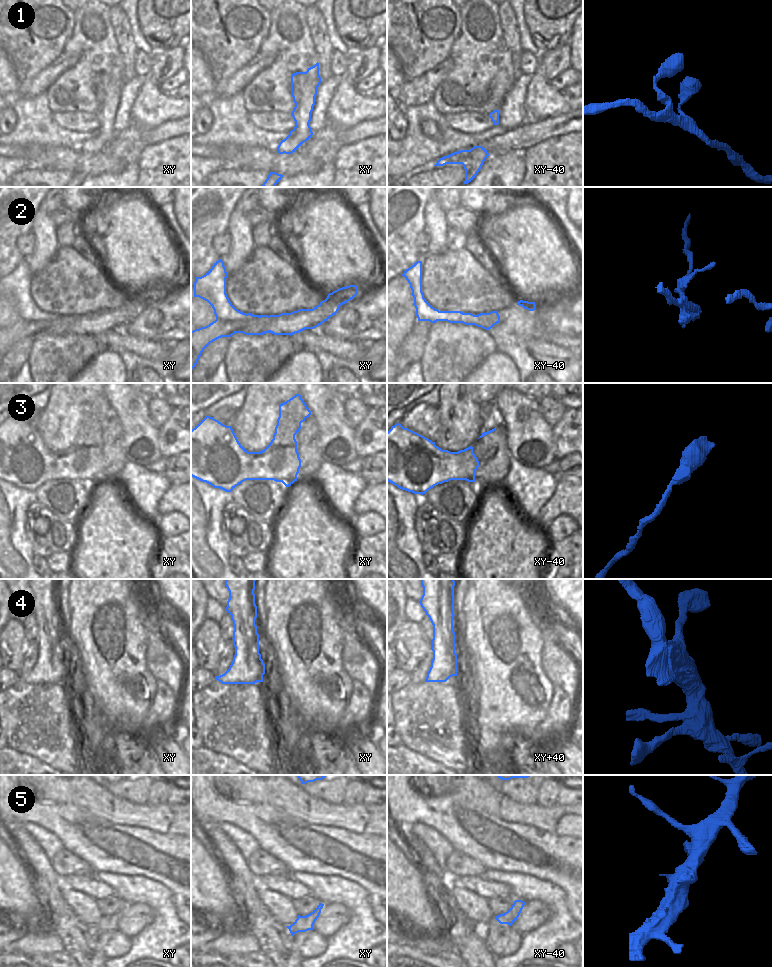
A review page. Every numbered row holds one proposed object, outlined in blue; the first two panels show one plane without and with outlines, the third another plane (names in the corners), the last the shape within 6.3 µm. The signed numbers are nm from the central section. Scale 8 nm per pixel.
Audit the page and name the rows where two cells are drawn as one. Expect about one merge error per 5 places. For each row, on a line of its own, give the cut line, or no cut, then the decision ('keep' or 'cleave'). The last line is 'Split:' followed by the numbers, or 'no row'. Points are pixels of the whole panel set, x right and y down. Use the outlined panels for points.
1: no cut | keep
2: xy-40 (440, 311), (447, 316), (457, 316), (460, 322) | cleave
3: no cut | keep
4: no cut | keep
5: no cut | keep
Split: 2

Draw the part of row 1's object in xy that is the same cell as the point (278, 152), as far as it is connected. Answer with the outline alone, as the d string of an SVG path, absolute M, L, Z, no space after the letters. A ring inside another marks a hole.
M318 62L306 72L296 72L291 75L291 95L295 103L291 115L295 121L295 127L279 143L277 147L279 154L292 154L313 135L309 123L321 82Z

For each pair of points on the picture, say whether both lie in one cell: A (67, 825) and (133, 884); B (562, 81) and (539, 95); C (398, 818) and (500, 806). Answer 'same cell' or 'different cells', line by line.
A: different cells
B: different cells
C: different cells

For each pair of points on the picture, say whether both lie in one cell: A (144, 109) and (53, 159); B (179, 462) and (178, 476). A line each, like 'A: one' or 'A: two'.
A: one
B: one

